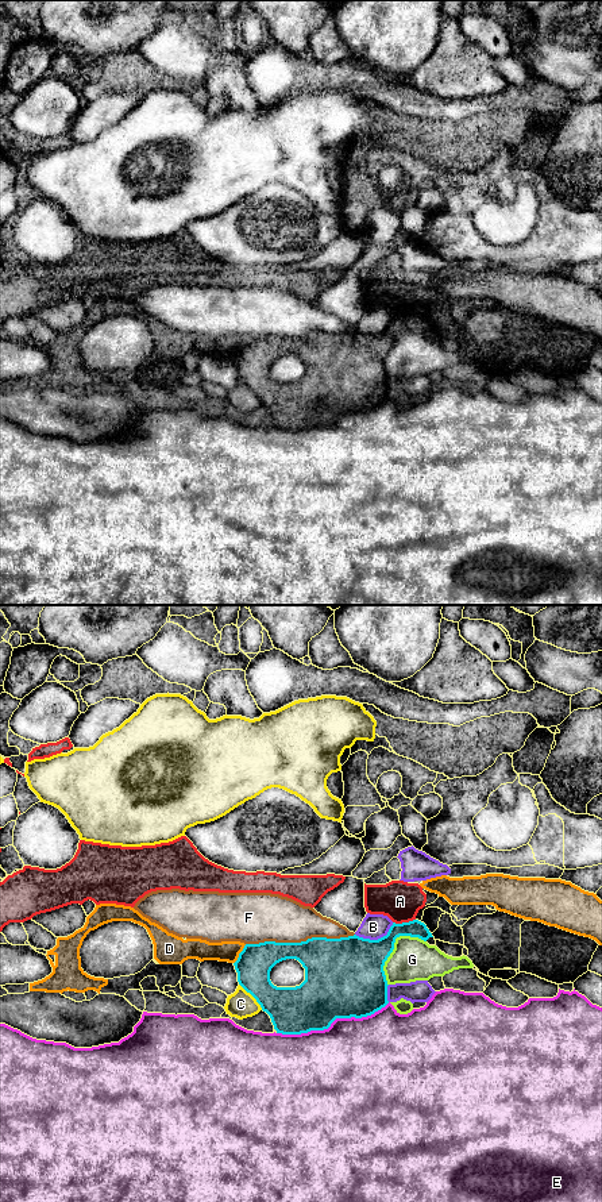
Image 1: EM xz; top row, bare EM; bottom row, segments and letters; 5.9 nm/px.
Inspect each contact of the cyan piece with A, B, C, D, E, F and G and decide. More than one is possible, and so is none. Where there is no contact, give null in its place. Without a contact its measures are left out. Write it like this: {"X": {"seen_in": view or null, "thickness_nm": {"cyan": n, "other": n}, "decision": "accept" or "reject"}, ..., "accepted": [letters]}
{"A": {"seen_in": "xz", "thickness_nm": {"cyan": 160, "other": 240}, "decision": "reject"}, "B": {"seen_in": "xz", "thickness_nm": {"cyan": 420, "other": 150}, "decision": "reject"}, "C": {"seen_in": "xz", "thickness_nm": {"cyan": 280, "other": 160}, "decision": "reject"}, "D": {"seen_in": "xz", "thickness_nm": {"cyan": 200, "other": 130}, "decision": "reject"}, "E": {"seen_in": "xz", "thickness_nm": {"cyan": 440, "other": 460}, "decision": "reject"}, "F": {"seen_in": "xz", "thickness_nm": {"cyan": 360, "other": 280}, "decision": "reject"}, "G": {"seen_in": "xz", "thickness_nm": {"cyan": 340, "other": 260}, "decision": "reject"}, "accepted": []}

